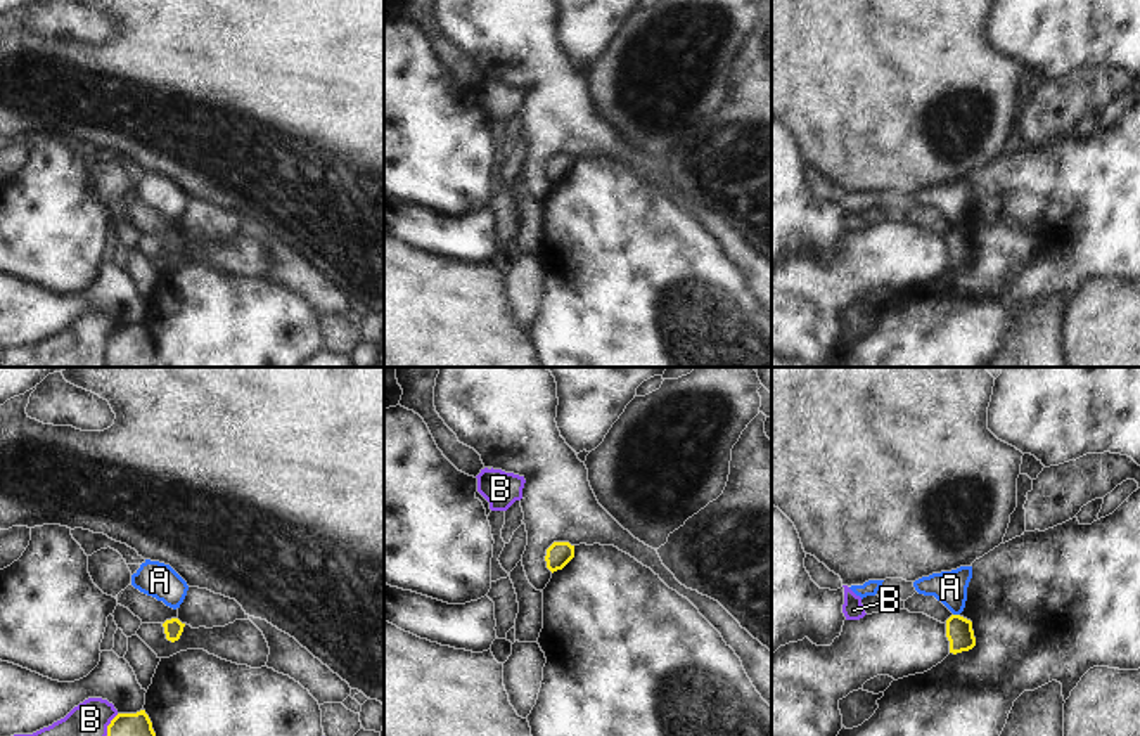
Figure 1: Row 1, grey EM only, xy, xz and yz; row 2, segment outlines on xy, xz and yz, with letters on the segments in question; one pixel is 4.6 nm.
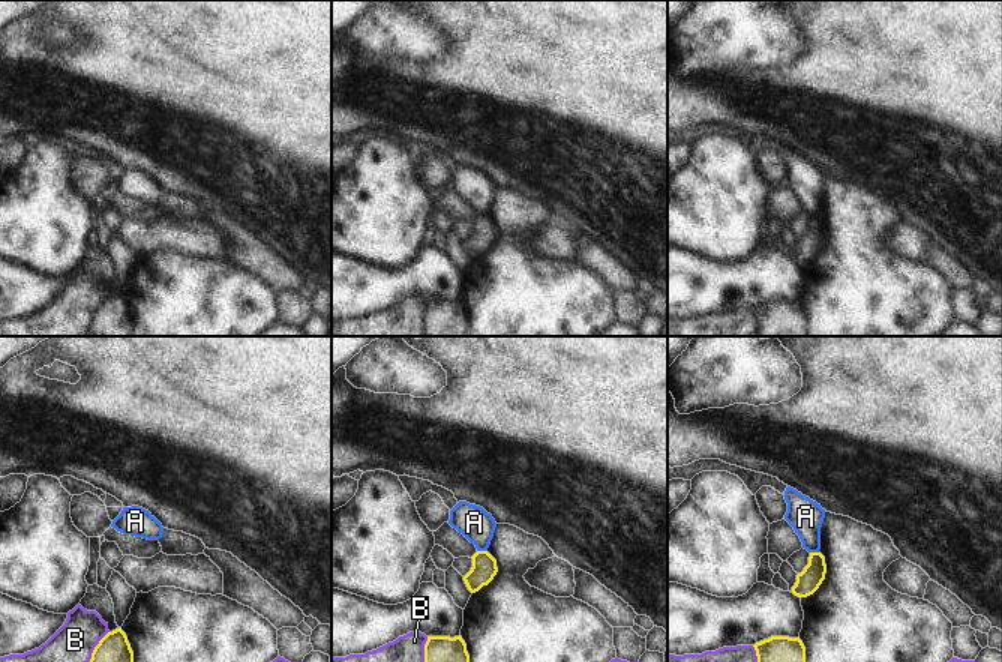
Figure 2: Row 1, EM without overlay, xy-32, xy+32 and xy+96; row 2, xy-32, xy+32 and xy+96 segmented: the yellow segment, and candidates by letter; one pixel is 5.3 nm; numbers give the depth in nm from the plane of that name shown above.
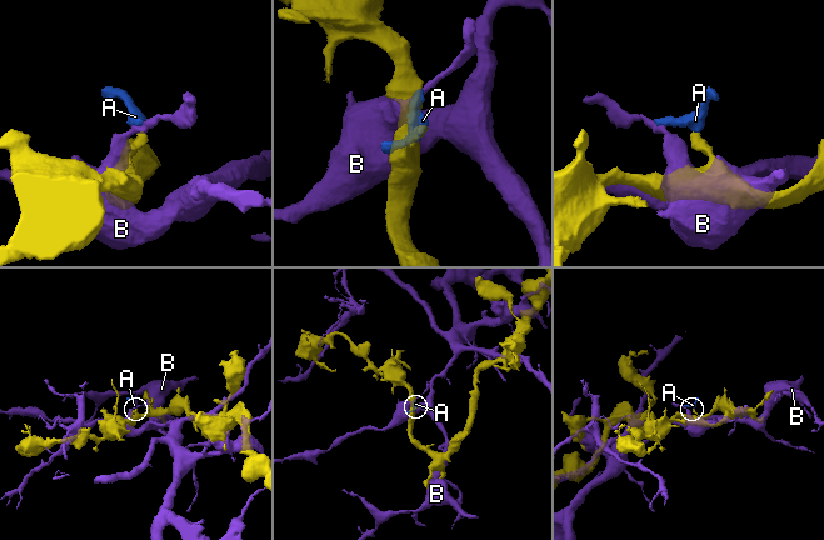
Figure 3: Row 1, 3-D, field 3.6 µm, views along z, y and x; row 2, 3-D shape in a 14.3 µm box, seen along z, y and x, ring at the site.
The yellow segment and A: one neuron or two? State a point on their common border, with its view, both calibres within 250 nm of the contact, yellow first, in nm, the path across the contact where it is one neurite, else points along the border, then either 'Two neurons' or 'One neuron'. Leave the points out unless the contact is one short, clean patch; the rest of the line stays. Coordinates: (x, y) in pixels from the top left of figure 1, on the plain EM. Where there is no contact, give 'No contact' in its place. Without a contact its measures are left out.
Touches yellow at yz (957, 227). Thickness 130 nm (yellow) against 160 nm. Two neurons.

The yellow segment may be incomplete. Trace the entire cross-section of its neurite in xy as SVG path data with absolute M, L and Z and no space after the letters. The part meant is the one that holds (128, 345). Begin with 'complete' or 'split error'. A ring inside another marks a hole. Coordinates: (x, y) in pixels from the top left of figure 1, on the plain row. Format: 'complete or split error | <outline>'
complete | M145 322L118 326L107 338L104 367L152 367L156 345Z

